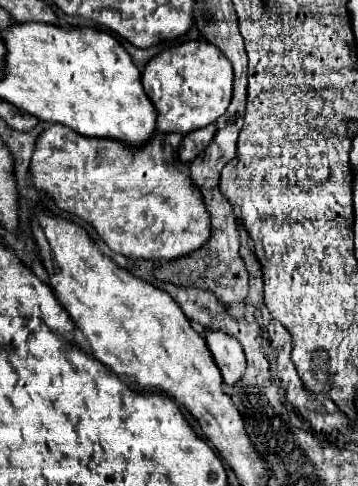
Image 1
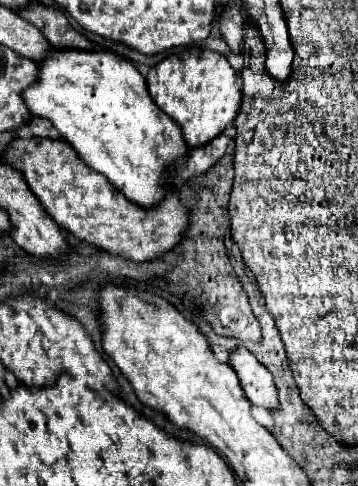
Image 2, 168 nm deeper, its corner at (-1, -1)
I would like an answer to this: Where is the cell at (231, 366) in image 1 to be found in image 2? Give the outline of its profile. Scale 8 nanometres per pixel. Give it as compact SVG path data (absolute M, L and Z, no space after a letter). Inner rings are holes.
M237 346L229 352L229 364L239 378L245 398L251 404L263 408L277 408L277 392L271 374L257 362L257 358L245 346Z

